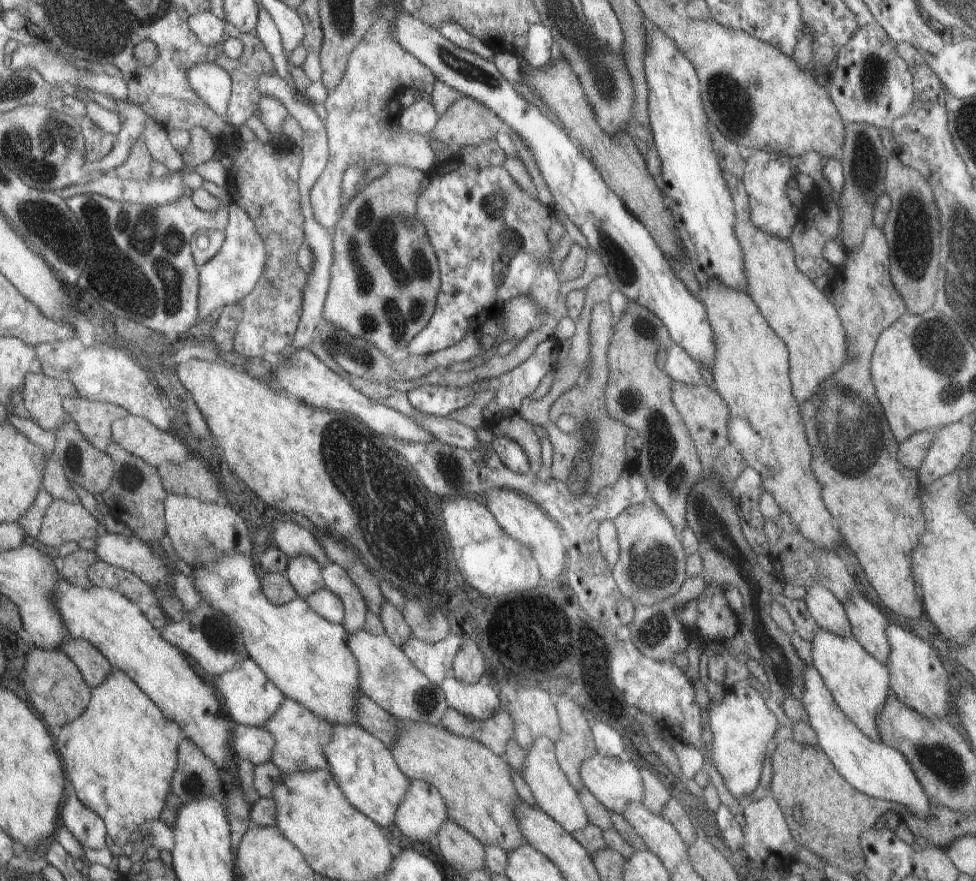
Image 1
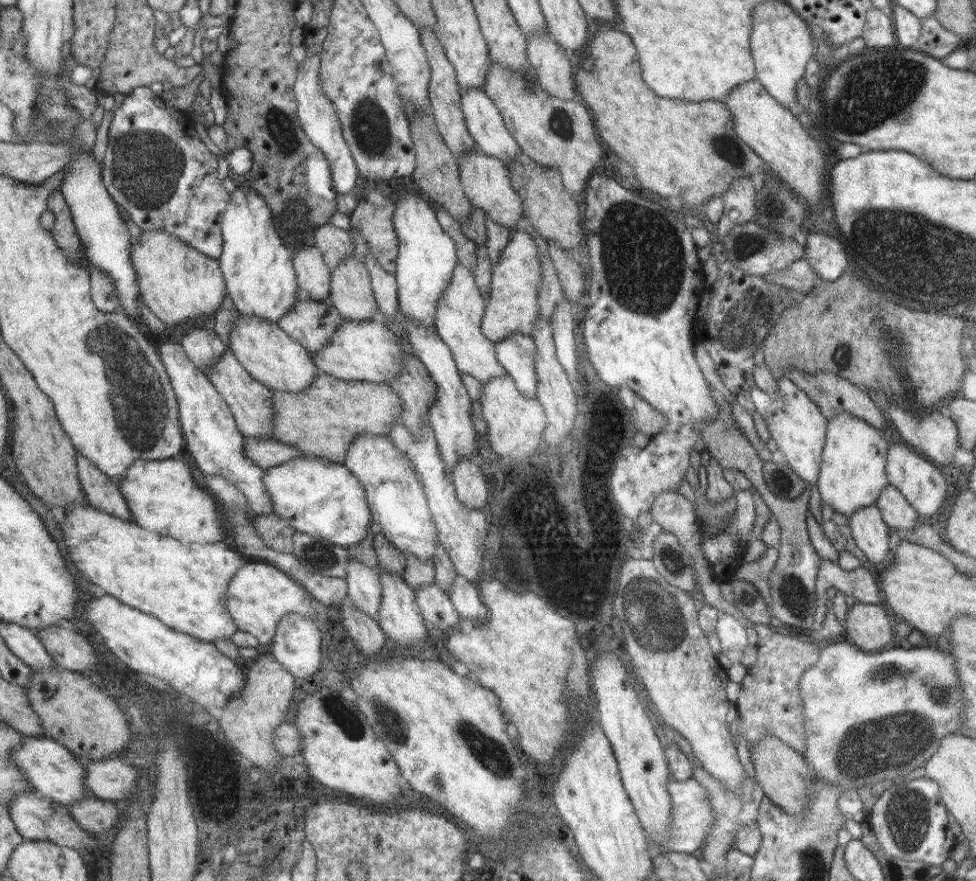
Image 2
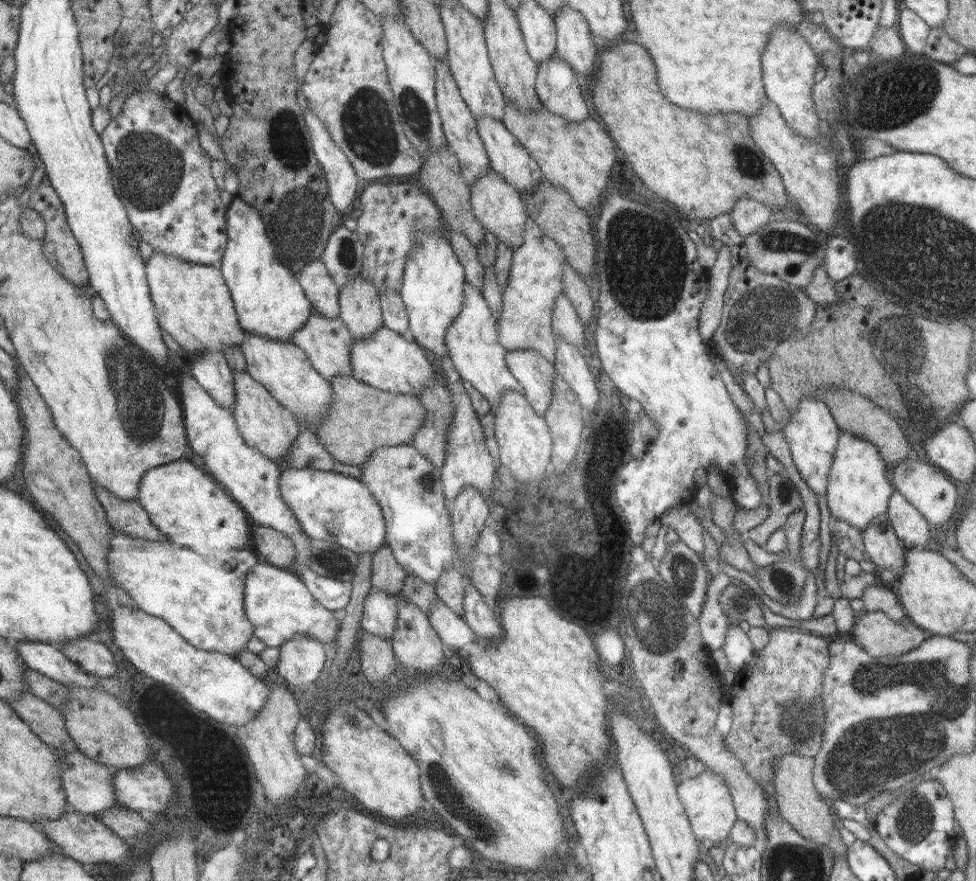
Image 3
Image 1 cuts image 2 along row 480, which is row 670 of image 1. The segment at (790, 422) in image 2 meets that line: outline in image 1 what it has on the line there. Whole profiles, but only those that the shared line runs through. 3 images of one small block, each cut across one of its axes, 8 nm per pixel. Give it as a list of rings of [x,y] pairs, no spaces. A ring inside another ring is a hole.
[[[811,666],[807,668],[805,678],[805,696],[803,706],[809,712],[809,724],[815,728],[817,732],[817,744],[819,748],[829,756],[829,760],[833,762],[833,768],[839,776],[845,778],[845,782],[865,794],[865,796],[873,796],[877,800],[887,800],[893,804],[901,804],[901,808],[907,808],[911,814],[919,816],[919,818],[927,818],[933,810],[929,796],[925,794],[925,788],[921,786],[919,778],[915,776],[909,760],[895,748],[889,748],[887,744],[877,744],[873,740],[869,740],[847,716],[845,712],[841,712],[841,708],[837,706],[833,694],[829,692],[829,688],[823,682],[823,676]]]

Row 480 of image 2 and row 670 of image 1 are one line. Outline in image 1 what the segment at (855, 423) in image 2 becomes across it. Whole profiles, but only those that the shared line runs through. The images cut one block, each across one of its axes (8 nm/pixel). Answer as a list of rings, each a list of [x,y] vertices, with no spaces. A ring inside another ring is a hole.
[[[819,632],[813,644],[813,668],[823,676],[825,686],[833,694],[837,706],[845,716],[873,742],[881,744],[881,732],[877,728],[877,718],[885,708],[887,698],[891,696],[889,668],[873,658],[855,638],[839,638],[831,632]]]

